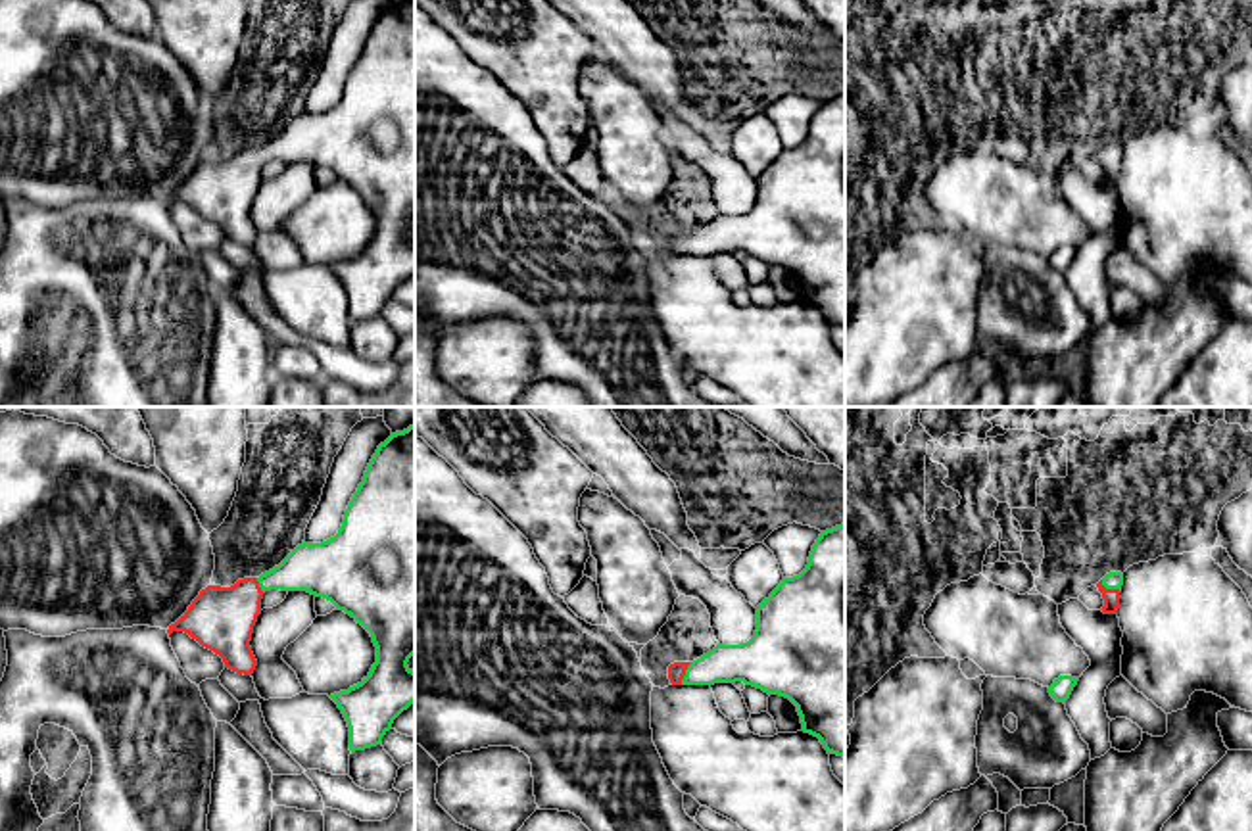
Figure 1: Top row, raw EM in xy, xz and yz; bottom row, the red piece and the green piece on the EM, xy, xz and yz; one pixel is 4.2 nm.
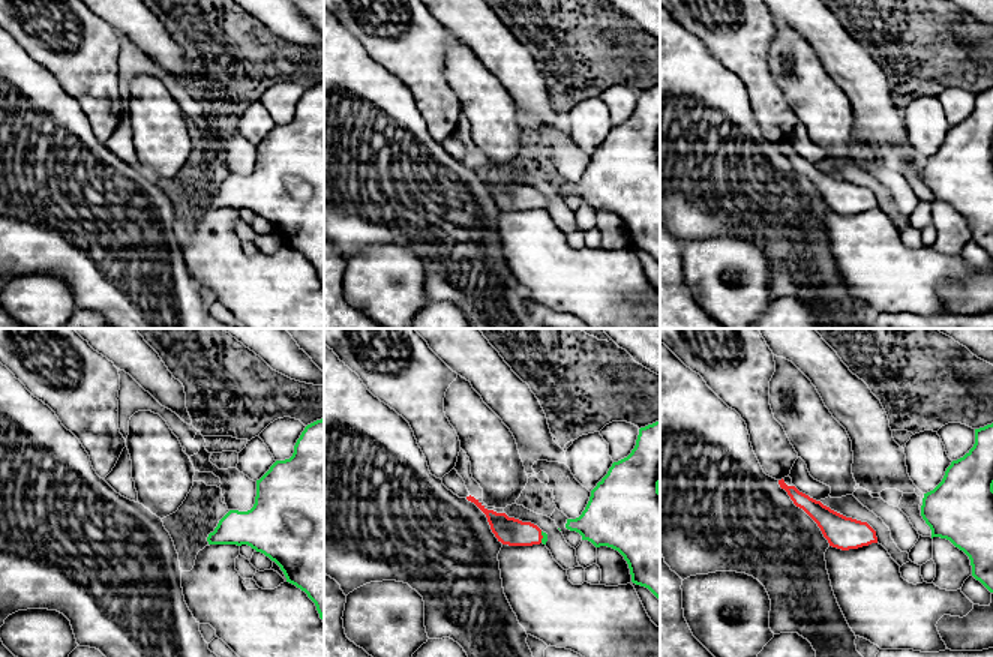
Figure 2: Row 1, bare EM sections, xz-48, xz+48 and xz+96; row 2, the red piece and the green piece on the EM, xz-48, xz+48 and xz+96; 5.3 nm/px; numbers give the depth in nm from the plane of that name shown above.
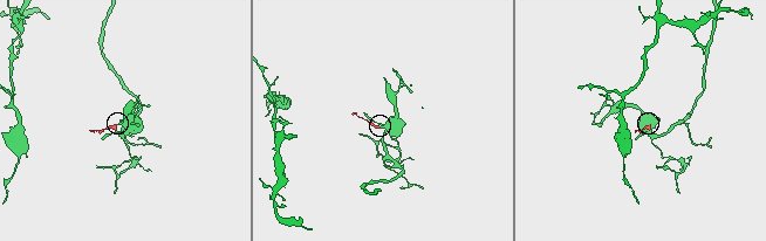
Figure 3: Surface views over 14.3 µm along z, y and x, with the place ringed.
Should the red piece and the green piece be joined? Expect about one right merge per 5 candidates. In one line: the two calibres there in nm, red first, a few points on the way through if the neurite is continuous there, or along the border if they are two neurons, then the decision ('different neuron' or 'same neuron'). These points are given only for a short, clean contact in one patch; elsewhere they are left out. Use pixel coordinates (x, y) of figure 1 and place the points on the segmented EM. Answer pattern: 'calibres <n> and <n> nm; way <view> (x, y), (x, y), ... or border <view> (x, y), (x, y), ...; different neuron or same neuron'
calibres 70 and 160 nm; way xz (676, 670), (684, 674), (726, 663); same neuron

